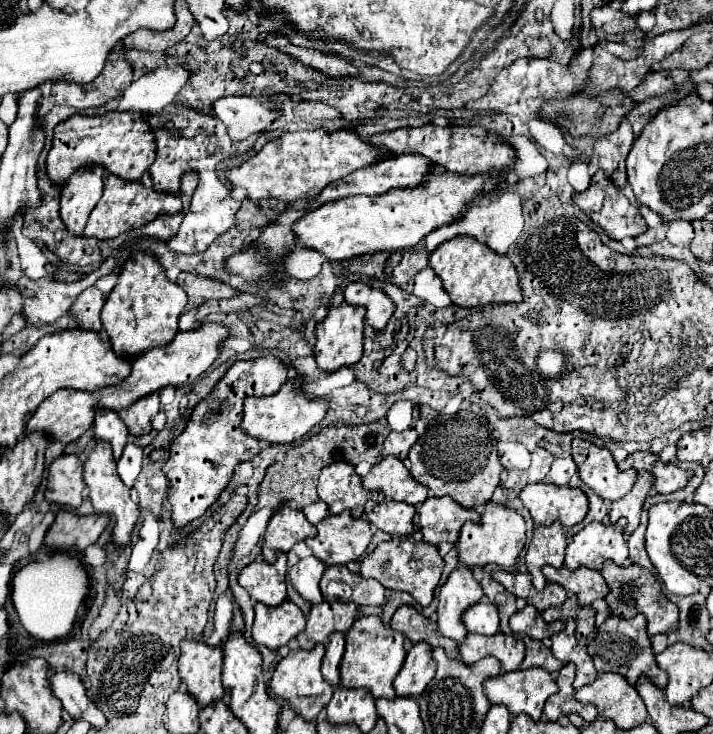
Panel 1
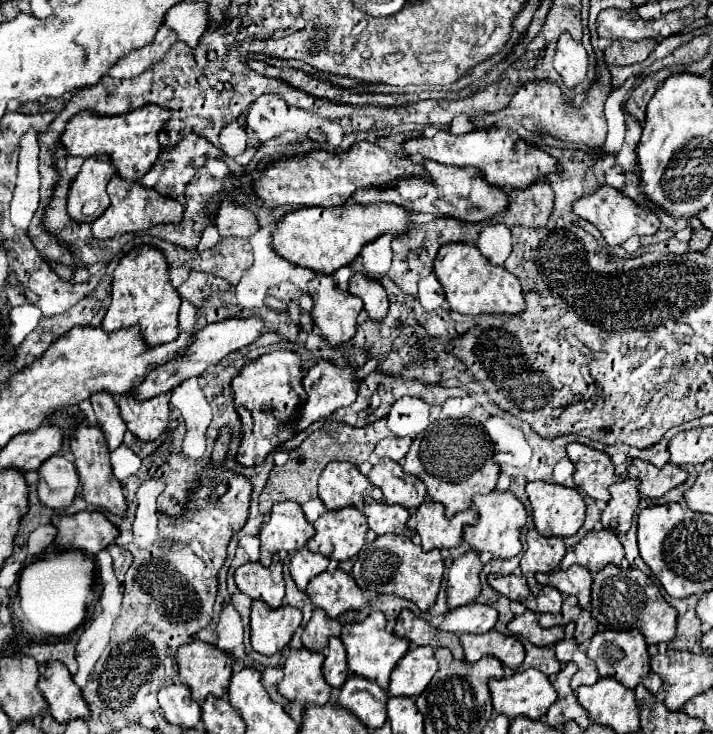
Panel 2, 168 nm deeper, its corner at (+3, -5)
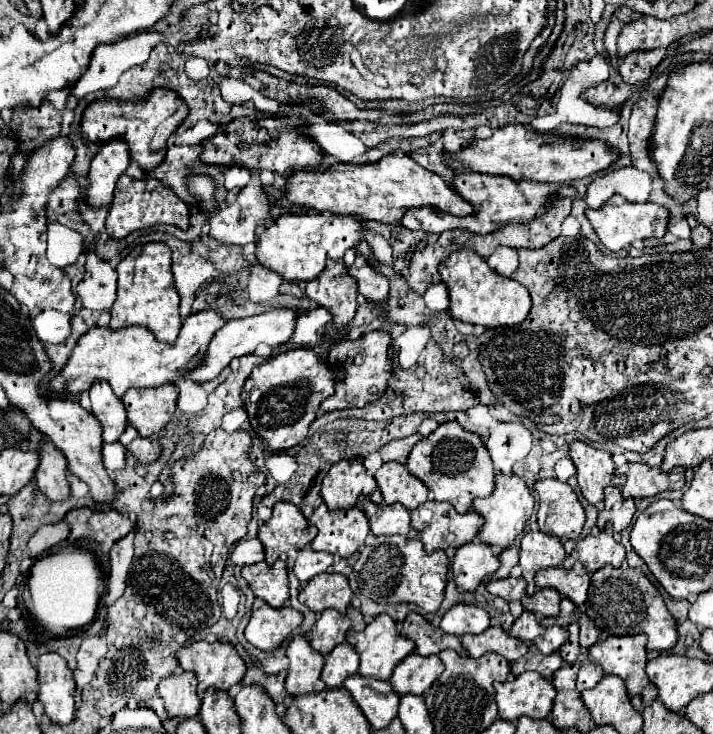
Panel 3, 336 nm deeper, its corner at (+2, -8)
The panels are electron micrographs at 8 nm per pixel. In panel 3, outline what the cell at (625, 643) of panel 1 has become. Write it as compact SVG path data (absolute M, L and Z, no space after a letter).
M609 636L589 648L591 662L599 664L605 674L617 674L623 678L629 696L641 694L645 704L657 700L657 686L647 678L645 652L647 636Z

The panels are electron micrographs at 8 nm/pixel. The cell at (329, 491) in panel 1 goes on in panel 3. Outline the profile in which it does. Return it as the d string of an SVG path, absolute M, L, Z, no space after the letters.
M341 460L331 466L321 484L321 498L329 510L353 508L359 496L368 496L375 504L383 497L373 476L367 476L361 460Z

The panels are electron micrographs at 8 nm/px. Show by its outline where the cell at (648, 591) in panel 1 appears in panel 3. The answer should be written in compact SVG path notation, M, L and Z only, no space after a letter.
M605 566L591 576L589 600L585 604L587 616L609 636L647 634L649 650L671 650L677 642L677 620L667 610L663 596L655 584L639 568Z

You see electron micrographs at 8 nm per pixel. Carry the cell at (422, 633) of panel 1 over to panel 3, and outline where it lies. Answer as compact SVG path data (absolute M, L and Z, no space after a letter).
M417 612L407 614L403 628L401 628L401 636L411 638L421 656L439 654L445 648L455 650L459 656L467 656L467 650L461 646L461 640L457 636L441 632L441 628L435 628L431 622L427 622Z

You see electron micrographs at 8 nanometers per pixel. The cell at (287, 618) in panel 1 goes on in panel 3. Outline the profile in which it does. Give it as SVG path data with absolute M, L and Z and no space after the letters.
M255 598L253 602L253 614L245 628L245 638L255 648L265 652L275 652L283 640L299 628L303 622L303 614L297 612L291 606L283 608L271 608L261 598Z

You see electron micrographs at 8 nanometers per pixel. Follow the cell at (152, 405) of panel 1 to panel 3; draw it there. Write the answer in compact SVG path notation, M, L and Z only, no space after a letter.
M165 384L159 388L137 390L129 388L123 394L123 404L127 410L127 420L143 438L159 434L175 412L179 388L175 384Z

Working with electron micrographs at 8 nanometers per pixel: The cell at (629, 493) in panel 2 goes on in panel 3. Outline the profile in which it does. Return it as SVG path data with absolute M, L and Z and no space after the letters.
M605 488L605 512L613 526L613 532L623 532L632 523L636 505L632 498L623 498L619 488Z

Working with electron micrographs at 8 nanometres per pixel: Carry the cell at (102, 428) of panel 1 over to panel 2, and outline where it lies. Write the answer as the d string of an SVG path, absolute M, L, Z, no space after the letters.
M100 391L100 393L92 393L90 403L94 405L96 419L106 435L108 447L110 447L110 451L114 451L122 443L124 433L126 433L126 423L122 421L122 417L118 413L116 399L108 391Z

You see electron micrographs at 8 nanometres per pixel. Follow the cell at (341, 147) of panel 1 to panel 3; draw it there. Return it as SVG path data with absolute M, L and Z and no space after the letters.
M387 154L375 164L333 164L331 170L299 170L287 178L285 198L291 204L311 208L317 212L355 214L363 220L379 220L387 224L399 224L401 216L409 208L435 206L455 216L467 216L471 206L453 192L437 174L425 170L413 162L407 154Z

